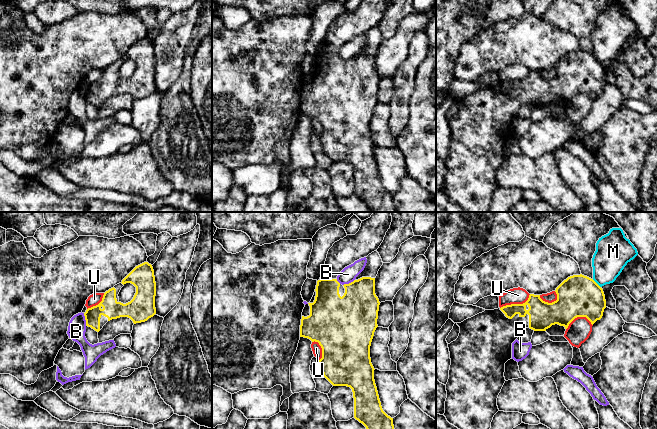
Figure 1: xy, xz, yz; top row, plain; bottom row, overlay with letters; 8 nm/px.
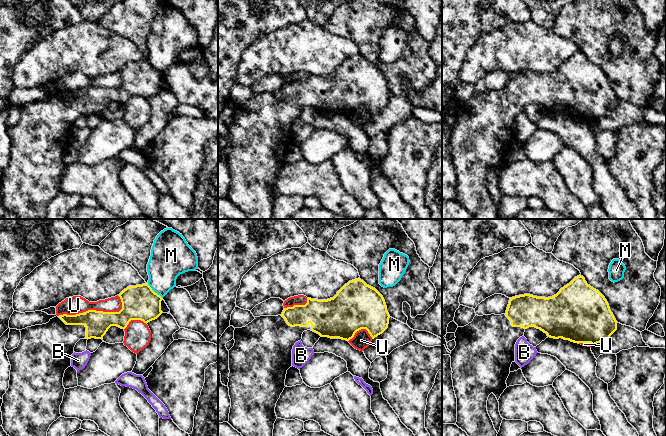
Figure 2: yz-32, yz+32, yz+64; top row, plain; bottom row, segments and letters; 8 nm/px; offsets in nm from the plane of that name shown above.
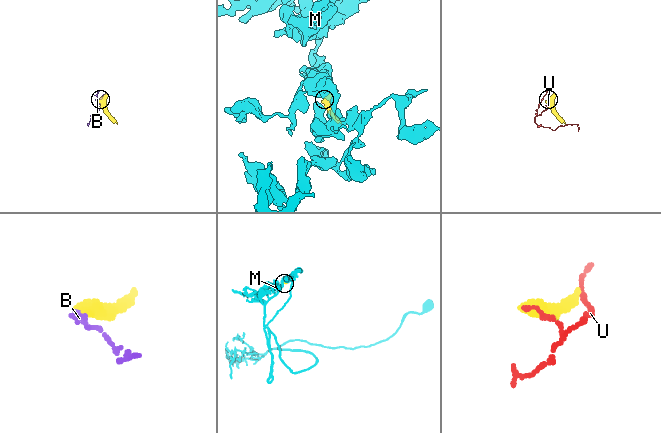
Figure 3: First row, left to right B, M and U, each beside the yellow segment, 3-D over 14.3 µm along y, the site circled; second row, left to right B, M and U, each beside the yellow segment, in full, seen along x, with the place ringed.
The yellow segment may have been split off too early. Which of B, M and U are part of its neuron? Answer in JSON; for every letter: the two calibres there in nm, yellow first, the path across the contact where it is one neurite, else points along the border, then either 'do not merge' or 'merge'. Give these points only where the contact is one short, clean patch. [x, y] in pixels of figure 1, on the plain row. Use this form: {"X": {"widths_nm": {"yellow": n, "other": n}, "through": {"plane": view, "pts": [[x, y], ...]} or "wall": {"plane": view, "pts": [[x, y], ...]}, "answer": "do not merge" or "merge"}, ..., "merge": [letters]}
{"B": {"widths_nm": {"yellow": 150, "other": 140}, "answer": "do not merge"}, "M": {"widths_nm": {"yellow": 340, "other": 280}, "wall": {"plane": "yz", "pts": [[592, 55], [600, 63]]}, "answer": "do not merge"}, "U": {"widths_nm": {"yellow": 220, "other": 130}, "answer": "do not merge"}, "merge": []}

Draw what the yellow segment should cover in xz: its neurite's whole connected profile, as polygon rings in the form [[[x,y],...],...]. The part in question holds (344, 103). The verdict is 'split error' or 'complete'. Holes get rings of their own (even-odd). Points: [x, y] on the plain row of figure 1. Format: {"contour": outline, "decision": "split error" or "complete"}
{"contour": [[[361,0],[355,11],[347,11],[335,18],[329,25],[327,34],[322,44],[320,55],[311,77],[310,91],[302,92],[300,101],[300,113],[308,114],[312,118],[318,118],[322,124],[322,134],[319,136],[323,152],[333,162],[347,162],[352,165],[354,174],[354,194],[362,199],[371,212],[397,212],[395,209],[393,194],[382,185],[377,163],[374,156],[374,143],[370,134],[370,122],[377,101],[379,75],[375,70],[375,54],[362,53],[349,60],[340,60],[337,57],[338,50],[355,37],[367,33],[376,27],[384,16],[386,8],[391,0]]], "decision": "split error"}

